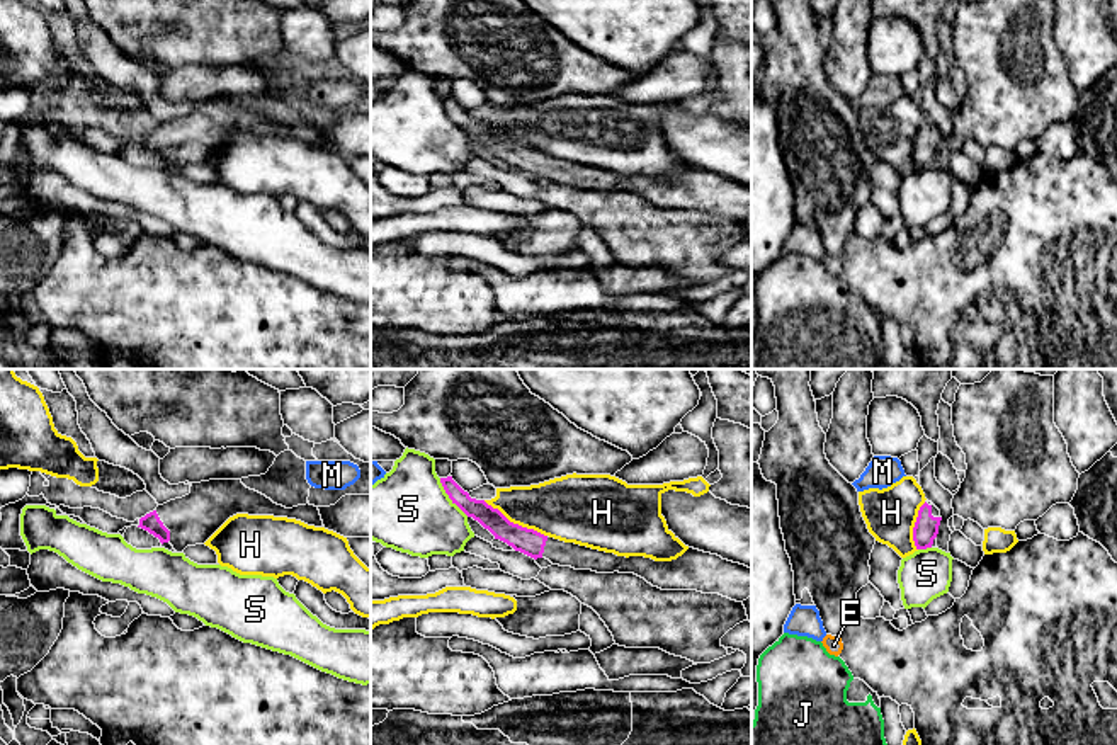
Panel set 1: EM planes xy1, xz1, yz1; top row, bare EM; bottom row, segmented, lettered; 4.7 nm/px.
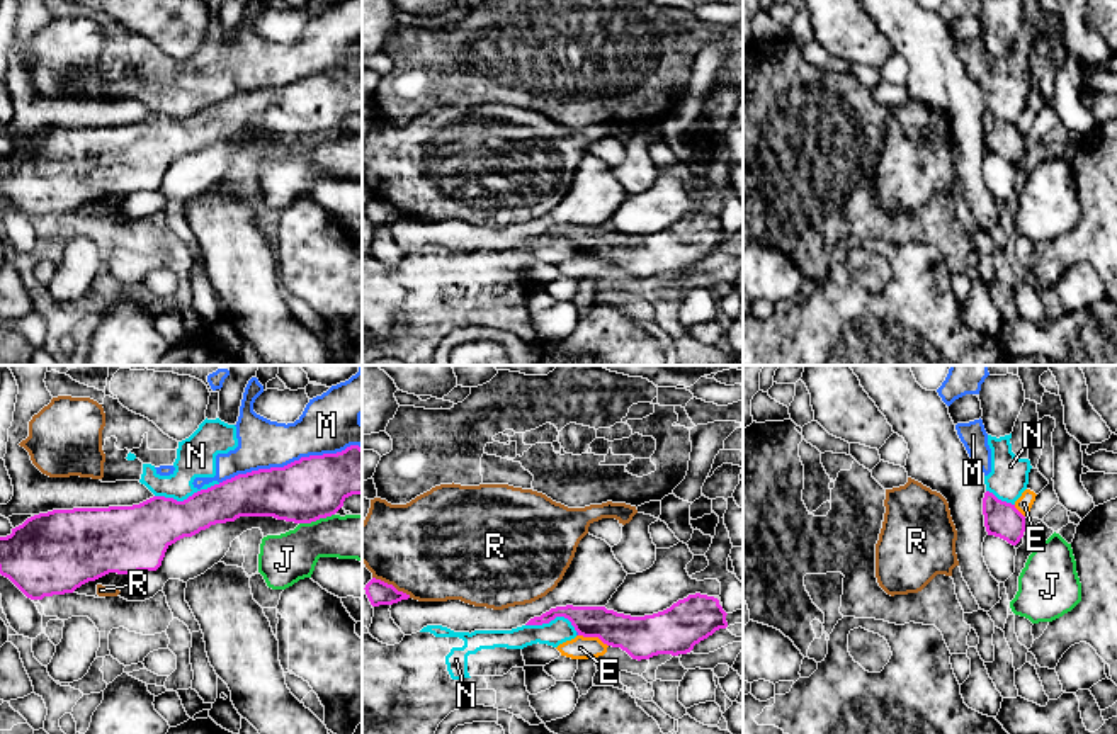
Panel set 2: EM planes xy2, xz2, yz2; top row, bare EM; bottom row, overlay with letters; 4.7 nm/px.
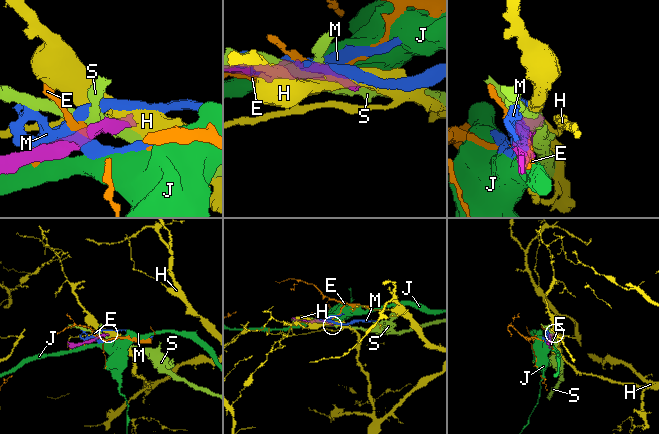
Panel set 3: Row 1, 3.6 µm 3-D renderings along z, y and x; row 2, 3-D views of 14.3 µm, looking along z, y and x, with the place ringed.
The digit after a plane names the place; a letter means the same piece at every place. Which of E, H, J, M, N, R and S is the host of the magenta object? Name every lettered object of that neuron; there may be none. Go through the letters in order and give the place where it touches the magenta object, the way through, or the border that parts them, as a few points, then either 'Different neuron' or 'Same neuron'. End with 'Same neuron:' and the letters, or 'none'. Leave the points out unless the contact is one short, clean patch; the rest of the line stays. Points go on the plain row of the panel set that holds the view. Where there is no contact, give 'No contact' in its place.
E: Touches magenta at xz2 (594, 255). Different neuron
H: Touches magenta at xz1 (515, 143). Boundary: xz1 (483, 119), (497, 126), (510, 140), (546, 155). Different neuron
J: Touches magenta at xy2 (317, 138). Boundary: xy2 (334, 133), (300, 143). Different neuron
M: Touches magenta at xy2 (291, 82). Different neuron
N: Touches magenta at xy2 (189, 116). Different neuron
R: Touches magenta at xz2 (391, 204). Different neuron
S: Touches magenta at xz1 (449, 116). Different neuron
Same neuron: none

